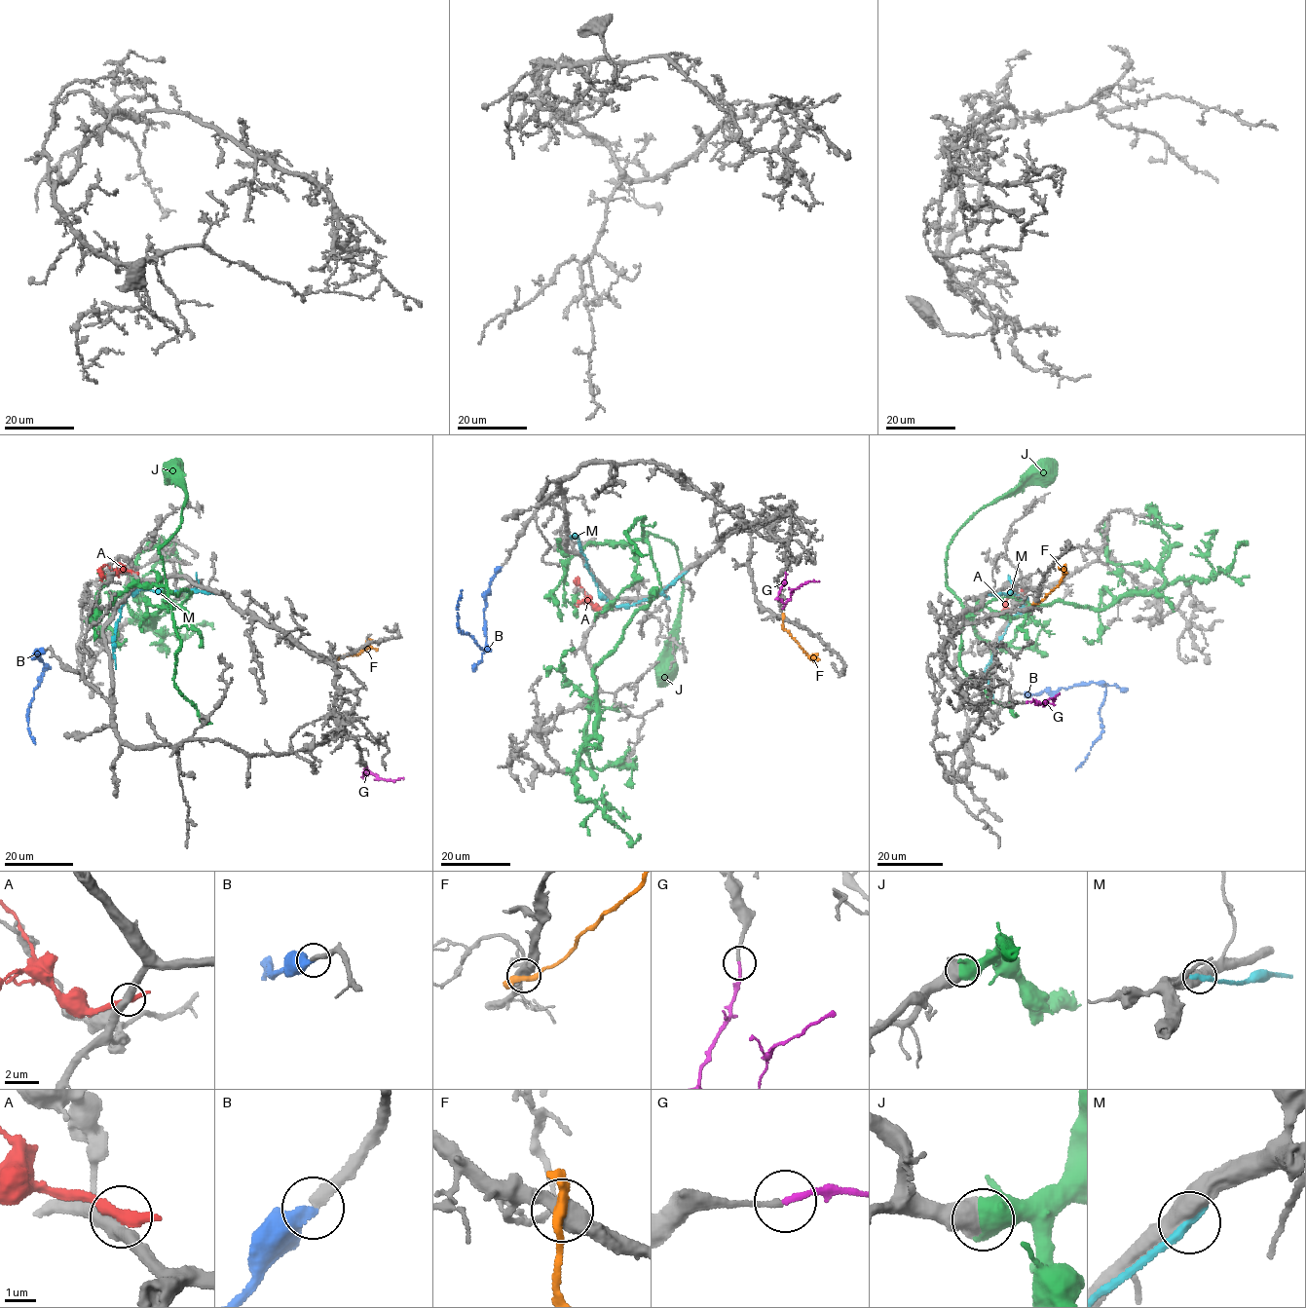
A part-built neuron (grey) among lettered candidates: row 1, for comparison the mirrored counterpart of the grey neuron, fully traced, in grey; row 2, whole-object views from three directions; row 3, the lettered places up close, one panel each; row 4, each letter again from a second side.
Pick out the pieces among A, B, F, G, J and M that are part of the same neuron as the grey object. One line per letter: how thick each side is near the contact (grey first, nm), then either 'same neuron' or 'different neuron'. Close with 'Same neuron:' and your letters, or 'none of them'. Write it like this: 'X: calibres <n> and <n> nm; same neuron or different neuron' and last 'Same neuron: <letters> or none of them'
A: calibres 440 and 320 nm; different neuron
B: calibres 320 and 400 nm; same neuron
F: calibres 500 and 320 nm; different neuron
G: calibres 170 and 180 nm; same neuron
J: calibres 750 and 550 nm; different neuron
M: calibres 600 and 360 nm; different neuron
Same neuron: B, G

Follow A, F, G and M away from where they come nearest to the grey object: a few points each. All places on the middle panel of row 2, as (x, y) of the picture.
A: (607, 606), (593, 605), (574, 580)
F: (783, 617), (783, 627), (809, 655), (818, 660)
G: (786, 573), (778, 598), (786, 604), (794, 589), (807, 581), (818, 581)
M: (687, 572), (649, 599), (633, 605), (614, 606), (598, 590), (578, 538), (575, 535), (570, 537)

